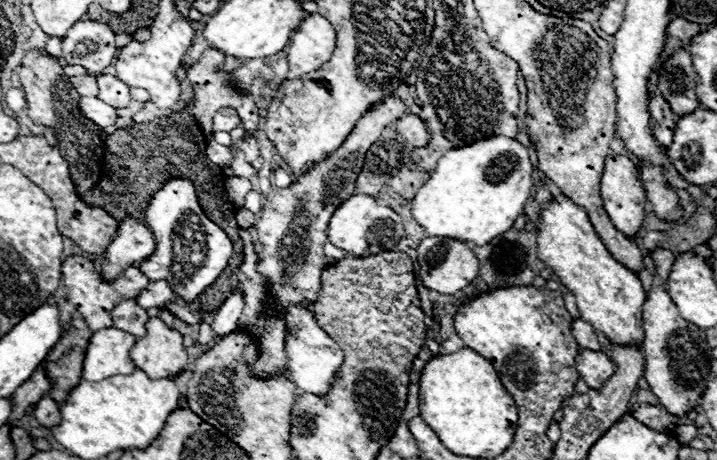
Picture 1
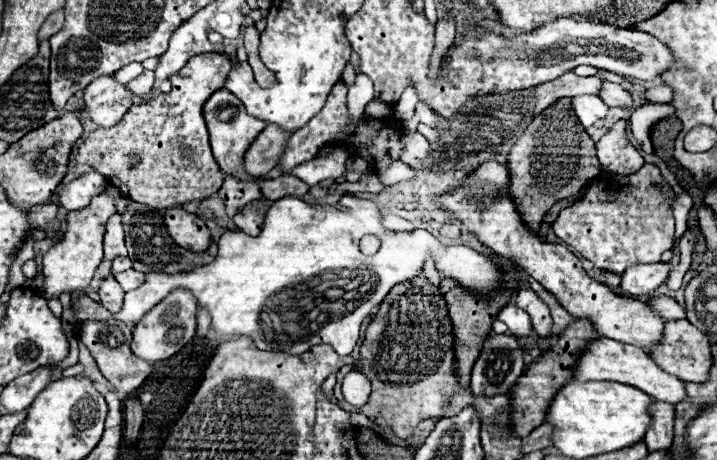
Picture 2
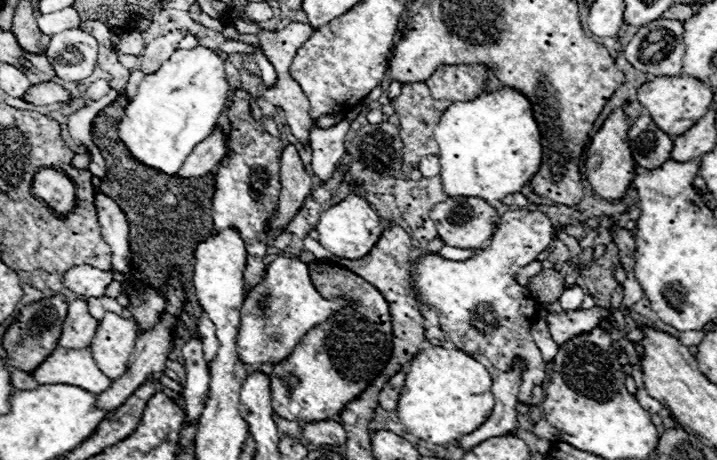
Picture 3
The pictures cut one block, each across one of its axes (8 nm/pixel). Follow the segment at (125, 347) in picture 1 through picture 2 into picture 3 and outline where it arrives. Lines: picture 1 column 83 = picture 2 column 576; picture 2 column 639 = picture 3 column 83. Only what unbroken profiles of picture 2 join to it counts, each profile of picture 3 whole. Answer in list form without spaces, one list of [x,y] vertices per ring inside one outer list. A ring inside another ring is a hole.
[[[56,348],[32,376],[38,384],[72,384],[92,394],[100,394],[112,386],[112,380],[92,360],[90,348]]]

